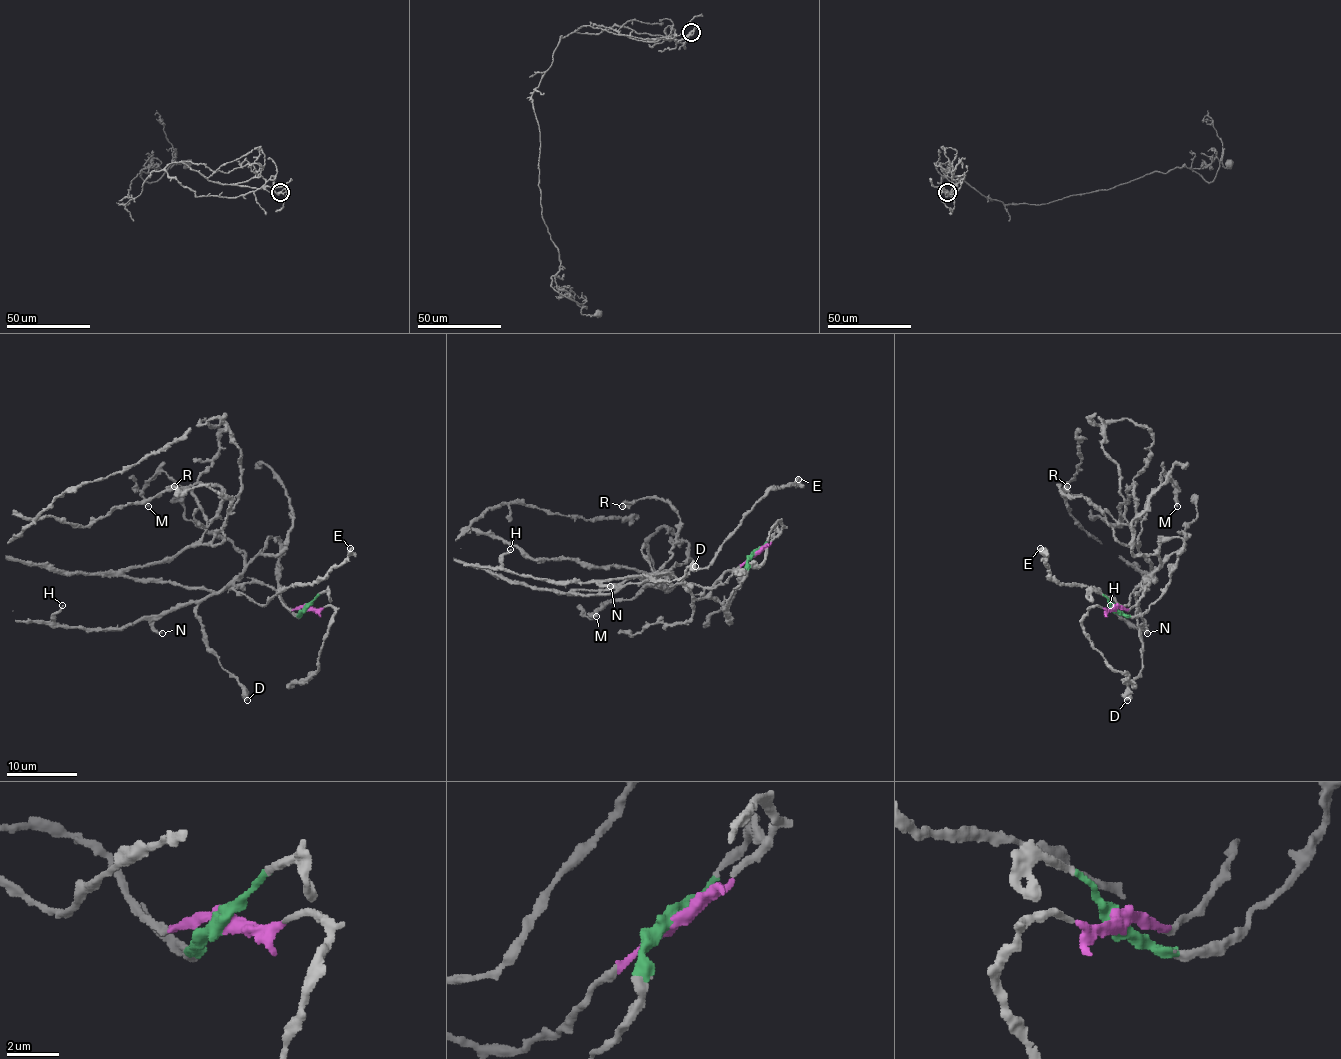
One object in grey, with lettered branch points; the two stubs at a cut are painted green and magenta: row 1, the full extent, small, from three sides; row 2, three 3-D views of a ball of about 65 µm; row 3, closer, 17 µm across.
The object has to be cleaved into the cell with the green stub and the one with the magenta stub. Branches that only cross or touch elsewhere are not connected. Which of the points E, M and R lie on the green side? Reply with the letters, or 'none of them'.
none of them

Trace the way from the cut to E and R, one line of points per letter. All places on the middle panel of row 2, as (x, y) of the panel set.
E: (755, 553), (723, 583), (713, 586), (684, 581), (693, 569), (709, 563), (762, 498), (799, 479)
R: (755, 553), (713, 586), (655, 581), (575, 593), (618, 588), (670, 558), (679, 516), (658, 498), (621, 505)

